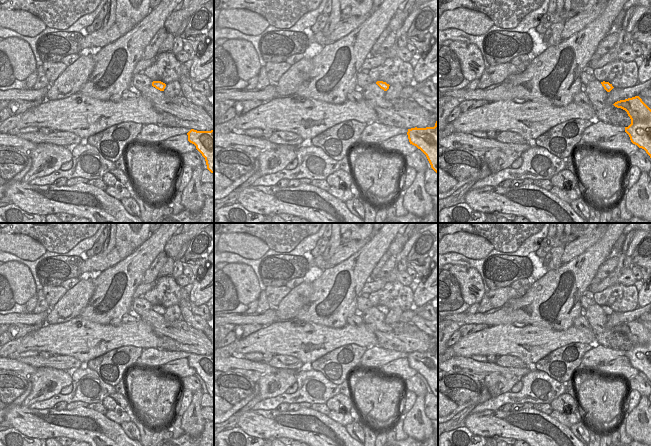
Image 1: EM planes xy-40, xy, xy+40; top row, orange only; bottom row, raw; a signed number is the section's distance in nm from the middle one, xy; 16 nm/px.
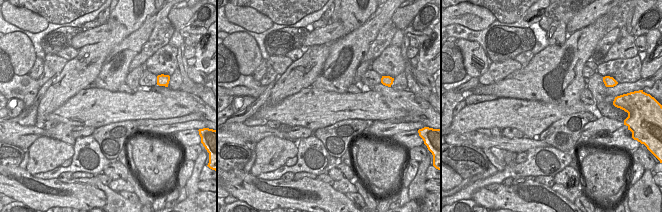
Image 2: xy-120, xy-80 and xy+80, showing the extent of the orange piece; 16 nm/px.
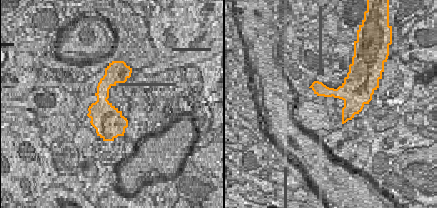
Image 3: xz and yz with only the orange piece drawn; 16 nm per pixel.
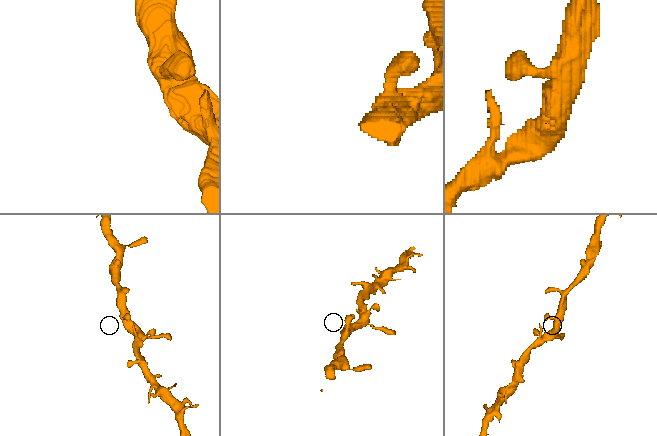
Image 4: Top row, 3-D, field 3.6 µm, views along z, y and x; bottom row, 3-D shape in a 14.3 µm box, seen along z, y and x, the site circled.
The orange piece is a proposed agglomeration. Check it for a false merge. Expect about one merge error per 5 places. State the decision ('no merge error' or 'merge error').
no merge error

